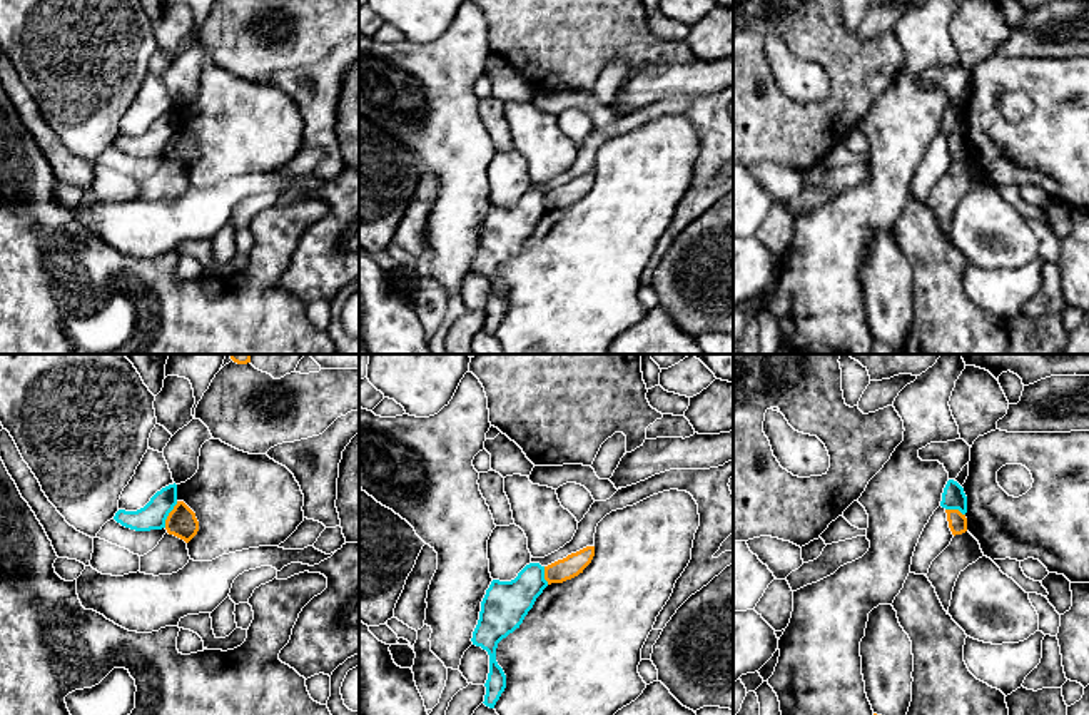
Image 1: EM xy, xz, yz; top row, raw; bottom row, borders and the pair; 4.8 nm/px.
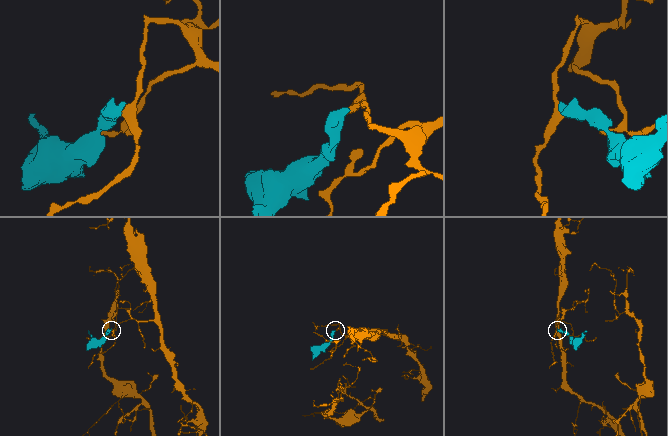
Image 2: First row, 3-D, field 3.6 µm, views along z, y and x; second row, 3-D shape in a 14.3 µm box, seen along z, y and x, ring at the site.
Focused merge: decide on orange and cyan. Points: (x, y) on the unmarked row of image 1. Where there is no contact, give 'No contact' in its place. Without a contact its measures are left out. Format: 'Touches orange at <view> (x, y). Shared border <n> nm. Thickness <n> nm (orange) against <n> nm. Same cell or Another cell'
Touches orange at xy (169, 141). Shared border 140 nm. Thickness 140 nm (orange) against 130 nm. Another cell

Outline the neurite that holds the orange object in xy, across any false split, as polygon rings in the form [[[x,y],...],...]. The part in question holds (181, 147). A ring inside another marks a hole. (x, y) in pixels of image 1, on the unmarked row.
[[[177,127],[165,145],[165,155],[169,160],[189,169],[199,157],[199,147],[195,139],[184,127]]]

